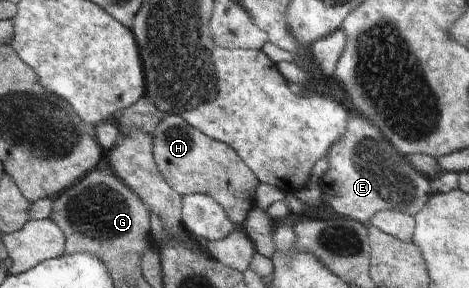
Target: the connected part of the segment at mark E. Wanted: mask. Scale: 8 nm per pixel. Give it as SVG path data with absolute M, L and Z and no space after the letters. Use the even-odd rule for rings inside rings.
M352 111L348 119L346 132L329 149L329 169L317 183L322 191L322 201L331 206L340 216L368 225L371 217L381 210L397 210L414 216L425 207L433 191L431 179L417 173L408 162L406 156L401 155L391 142L367 118Z

